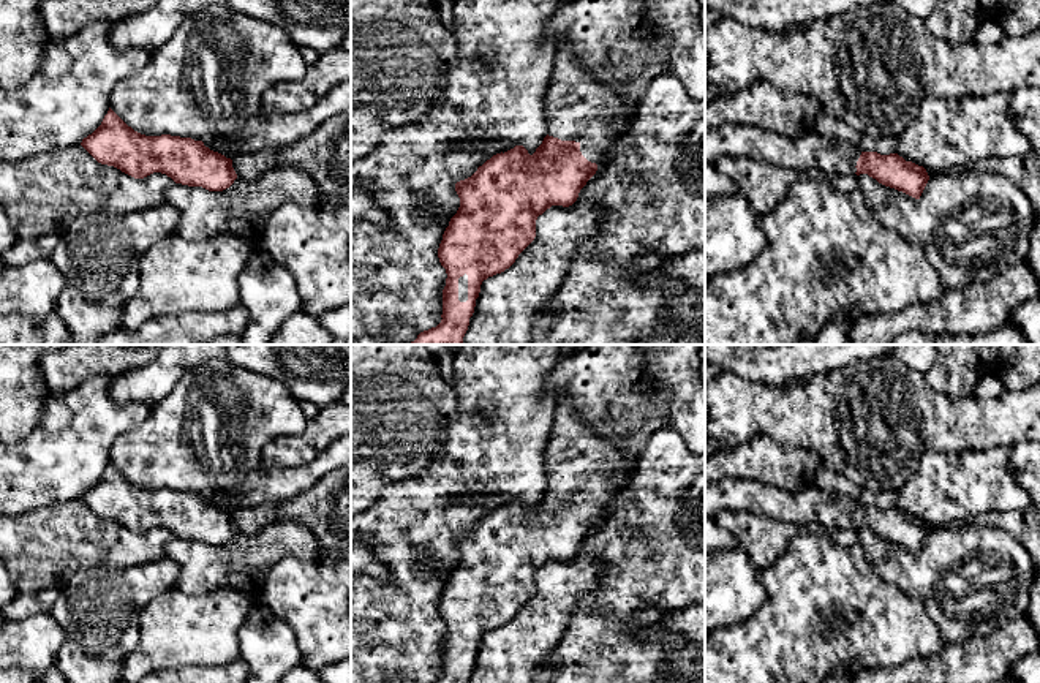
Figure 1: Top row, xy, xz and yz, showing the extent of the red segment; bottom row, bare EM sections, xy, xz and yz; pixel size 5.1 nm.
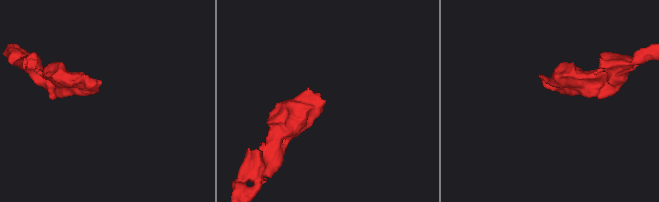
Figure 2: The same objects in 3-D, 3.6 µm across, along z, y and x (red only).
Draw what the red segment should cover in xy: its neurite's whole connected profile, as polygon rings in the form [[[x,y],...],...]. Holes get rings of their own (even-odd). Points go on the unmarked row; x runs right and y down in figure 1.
[[[111,462],[101,479],[84,492],[81,500],[98,517],[114,520],[134,533],[161,526],[175,538],[209,545],[223,545],[237,533],[232,514],[210,504],[202,495],[141,489]]]

